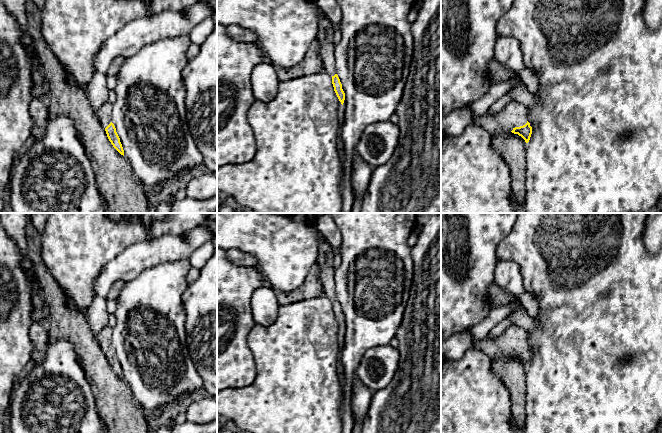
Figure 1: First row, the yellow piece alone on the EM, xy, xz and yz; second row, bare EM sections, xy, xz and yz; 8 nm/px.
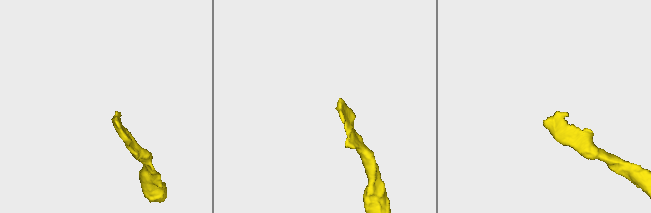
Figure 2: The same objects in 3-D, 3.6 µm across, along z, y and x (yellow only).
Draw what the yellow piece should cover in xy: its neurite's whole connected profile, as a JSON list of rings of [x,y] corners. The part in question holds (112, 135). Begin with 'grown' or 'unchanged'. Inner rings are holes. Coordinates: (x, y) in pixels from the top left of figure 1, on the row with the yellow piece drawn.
grown; [[[107,102],[102,105],[96,112],[97,117],[100,120],[103,128],[106,131],[107,137],[113,147],[124,156],[124,150],[120,142],[120,138],[116,132],[116,128],[112,123],[112,104]]]

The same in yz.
grown; [[[515,101],[510,102],[497,114],[486,113],[481,117],[474,116],[475,122],[485,128],[492,136],[500,131],[511,131],[528,143],[532,134],[532,127],[527,118],[528,107]]]

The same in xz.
grown; [[[323,15],[319,22],[319,31],[316,38],[316,41],[319,43],[320,59],[323,64],[323,71],[332,76],[334,91],[343,105],[345,93],[342,89],[340,79],[336,74],[333,35],[334,30],[332,28],[332,23]]]

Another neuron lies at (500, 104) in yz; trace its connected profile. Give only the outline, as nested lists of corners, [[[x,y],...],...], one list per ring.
[[[507,92],[500,99],[495,101],[488,109],[488,114],[494,115],[501,112],[513,99]]]

